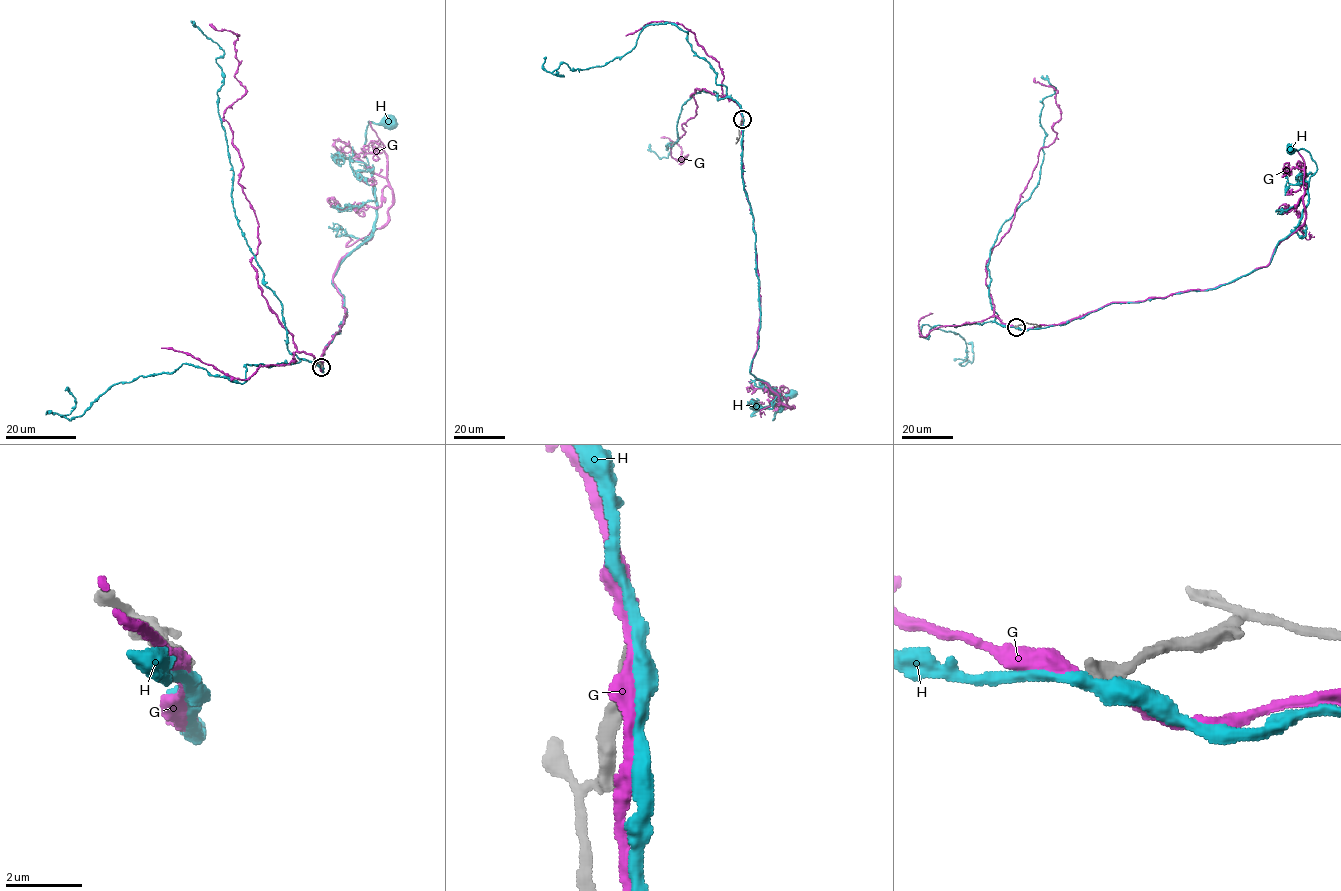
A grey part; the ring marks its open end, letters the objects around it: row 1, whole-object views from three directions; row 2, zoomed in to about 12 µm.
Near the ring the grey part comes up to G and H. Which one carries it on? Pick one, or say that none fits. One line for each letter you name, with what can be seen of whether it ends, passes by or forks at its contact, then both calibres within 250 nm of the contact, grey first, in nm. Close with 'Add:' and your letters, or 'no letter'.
Add: no letter

